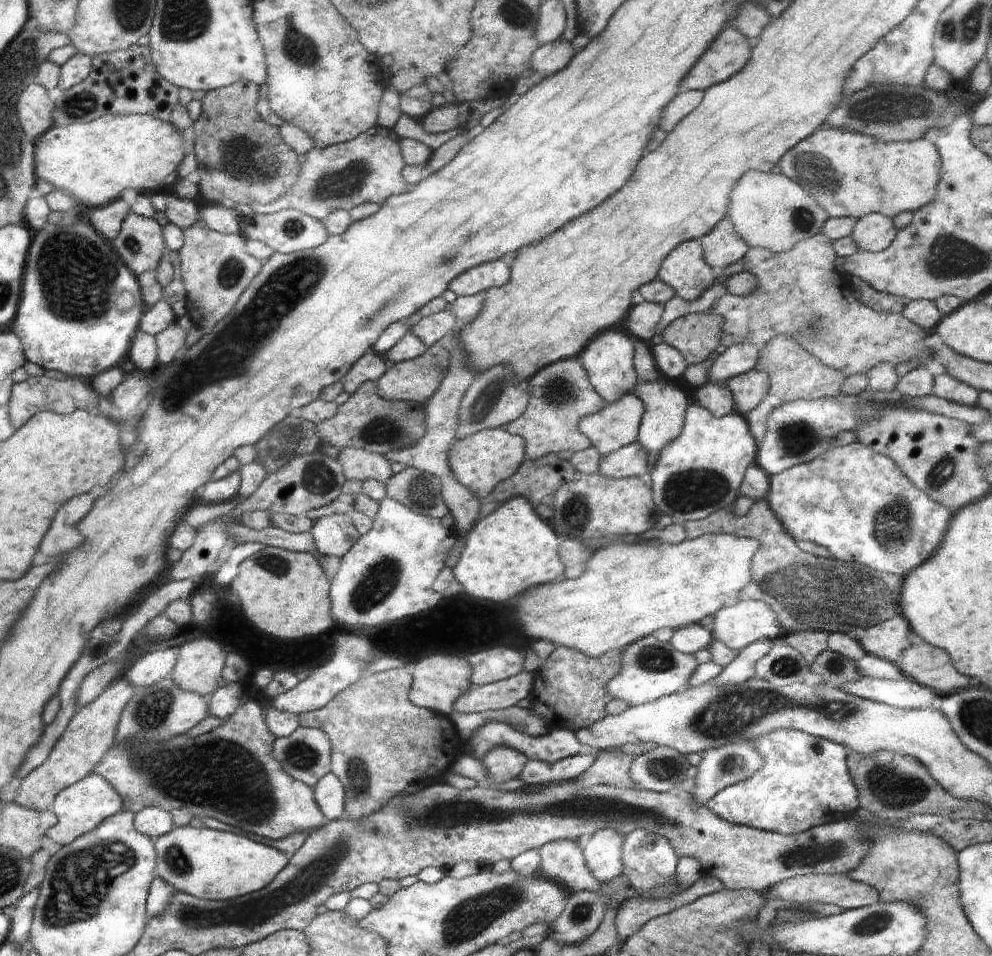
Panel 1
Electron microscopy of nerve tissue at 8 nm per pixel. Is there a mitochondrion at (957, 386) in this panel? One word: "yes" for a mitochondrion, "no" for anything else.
no

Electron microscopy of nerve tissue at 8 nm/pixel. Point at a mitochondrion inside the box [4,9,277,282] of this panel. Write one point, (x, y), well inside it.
(79, 104)

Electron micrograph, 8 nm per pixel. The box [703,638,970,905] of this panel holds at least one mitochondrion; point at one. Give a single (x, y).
(893, 788)

